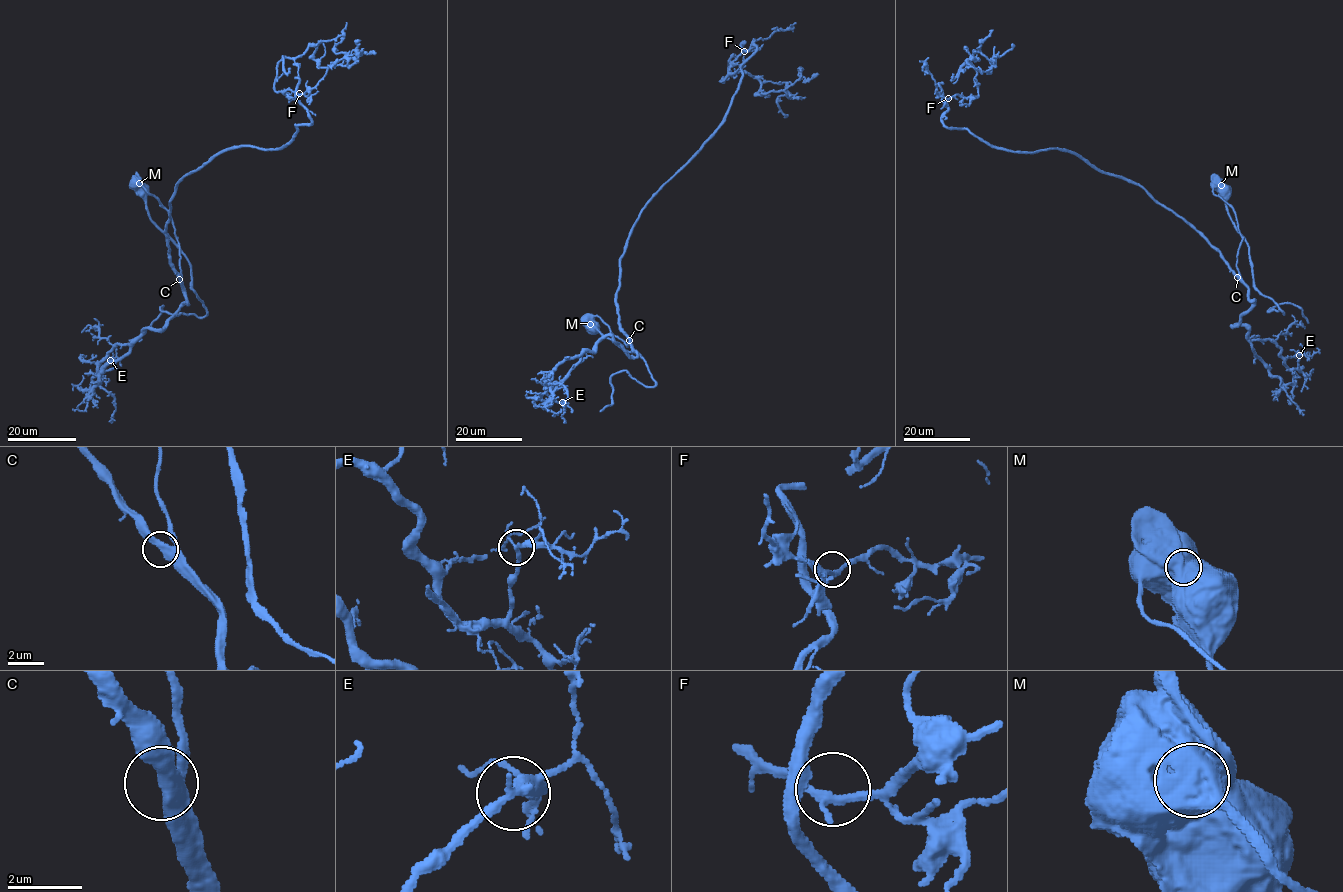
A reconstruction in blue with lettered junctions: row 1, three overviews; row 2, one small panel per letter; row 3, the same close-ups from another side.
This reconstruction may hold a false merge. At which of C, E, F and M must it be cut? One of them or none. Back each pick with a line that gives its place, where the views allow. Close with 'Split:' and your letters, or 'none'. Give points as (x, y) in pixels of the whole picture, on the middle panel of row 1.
M: at (590, 324)
Split: M

